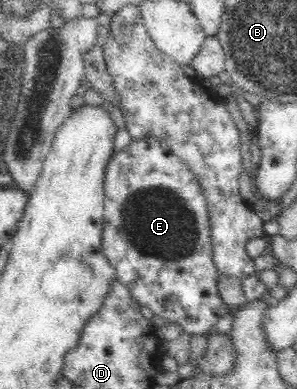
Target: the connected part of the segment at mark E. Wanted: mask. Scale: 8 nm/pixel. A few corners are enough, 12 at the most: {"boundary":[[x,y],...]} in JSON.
{"boundary":[[146,136],[113,151],[102,247],[131,296],[182,332],[233,309],[208,206]]}

